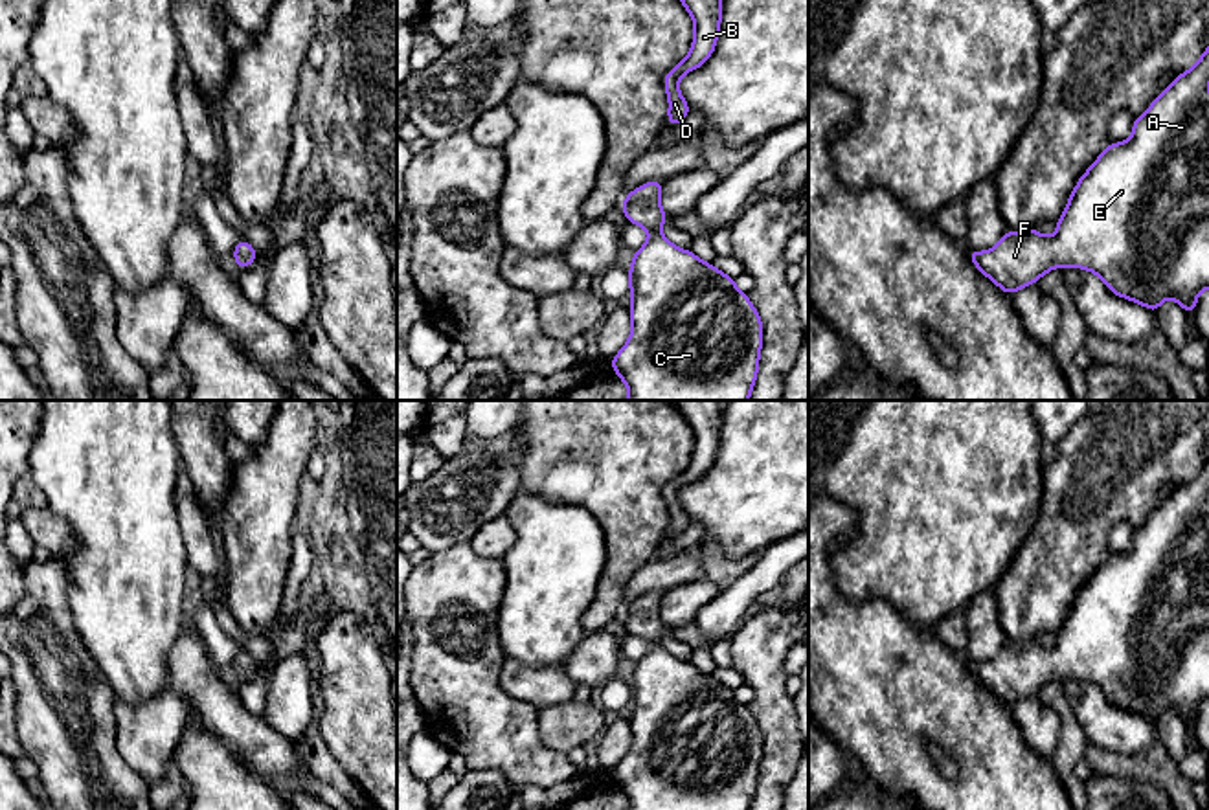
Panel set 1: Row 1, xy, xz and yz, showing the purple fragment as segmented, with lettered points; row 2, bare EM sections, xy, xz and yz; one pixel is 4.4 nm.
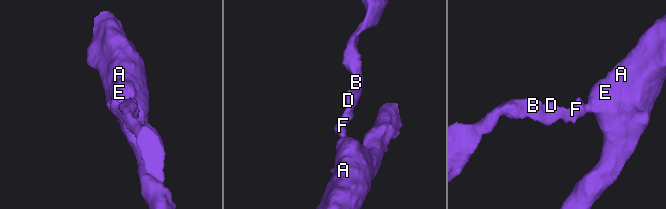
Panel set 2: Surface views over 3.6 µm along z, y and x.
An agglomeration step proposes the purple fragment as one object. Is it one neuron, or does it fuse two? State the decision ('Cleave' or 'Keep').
Keep

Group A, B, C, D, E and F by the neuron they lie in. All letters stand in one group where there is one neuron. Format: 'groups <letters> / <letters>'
groups A B C D E F

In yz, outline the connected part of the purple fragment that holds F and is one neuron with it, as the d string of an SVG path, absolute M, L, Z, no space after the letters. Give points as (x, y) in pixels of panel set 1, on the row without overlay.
M1209 459L1200 472L1180 485L1158 505L1143 527L1134 529L1132 549L1113 555L1090 577L1075 595L1053 650L1036 639L1009 641L989 663L968 659L968 670L1005 705L1034 696L1044 685L1060 678L1077 678L1097 685L1112 705L1145 716L1158 726L1161 713L1172 707L1192 727L1198 705L1209 700Z

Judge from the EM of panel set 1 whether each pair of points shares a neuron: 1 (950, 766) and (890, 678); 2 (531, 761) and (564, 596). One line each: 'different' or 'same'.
1: different
2: different

